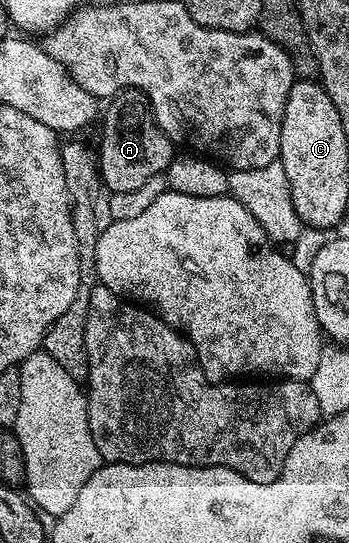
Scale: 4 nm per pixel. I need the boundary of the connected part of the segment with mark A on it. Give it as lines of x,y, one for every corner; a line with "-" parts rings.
121,90
106,106
107,111
101,114
103,131
99,134
97,145
100,183
111,194
131,192
149,180
149,176
163,174
177,150
171,139
166,138
155,123
147,99
138,90

